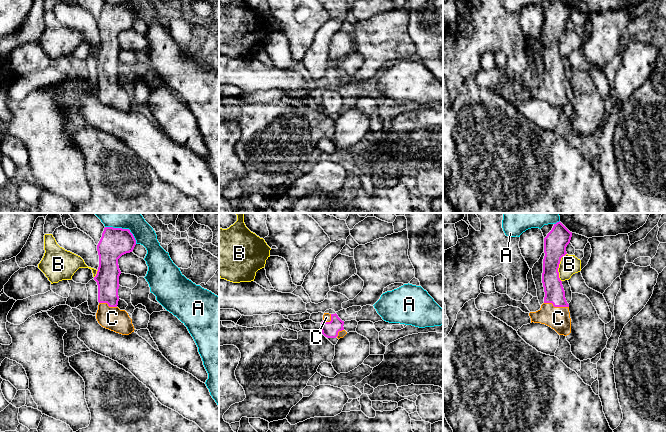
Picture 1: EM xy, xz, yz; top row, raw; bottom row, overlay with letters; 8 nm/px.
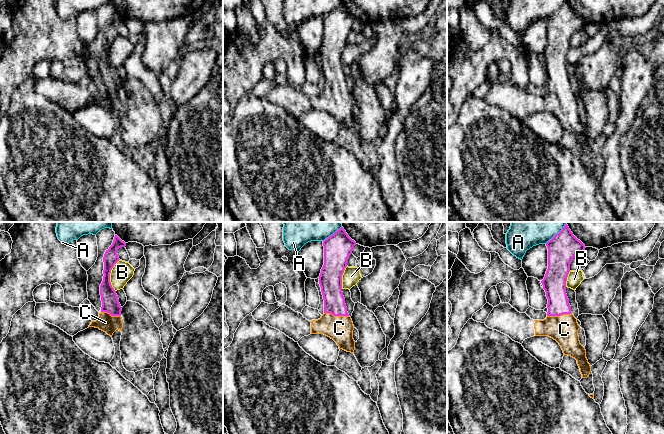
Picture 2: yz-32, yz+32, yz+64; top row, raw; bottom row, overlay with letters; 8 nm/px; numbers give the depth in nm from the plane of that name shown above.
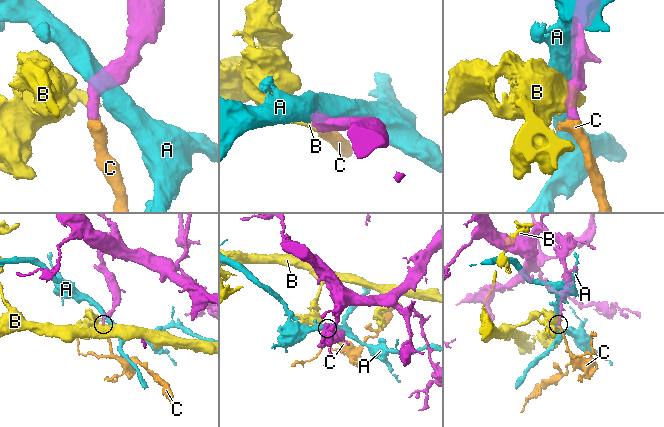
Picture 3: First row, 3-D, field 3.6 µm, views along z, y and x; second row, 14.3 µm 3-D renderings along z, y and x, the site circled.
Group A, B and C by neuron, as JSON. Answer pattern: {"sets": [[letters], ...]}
{"sets": [["A"], ["B"], ["C"]]}

